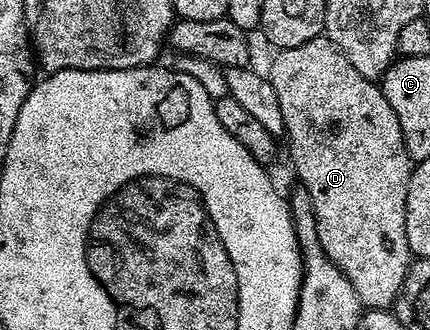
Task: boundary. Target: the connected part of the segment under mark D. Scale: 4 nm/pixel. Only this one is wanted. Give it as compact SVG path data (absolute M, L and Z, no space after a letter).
M322 34L303 46L291 46L276 53L267 76L273 82L283 112L289 156L300 187L311 194L319 246L355 286L355 294L366 309L392 309L409 272L411 253L407 242L405 207L411 161L403 142L403 130L395 110L374 81L363 78L351 62Z

